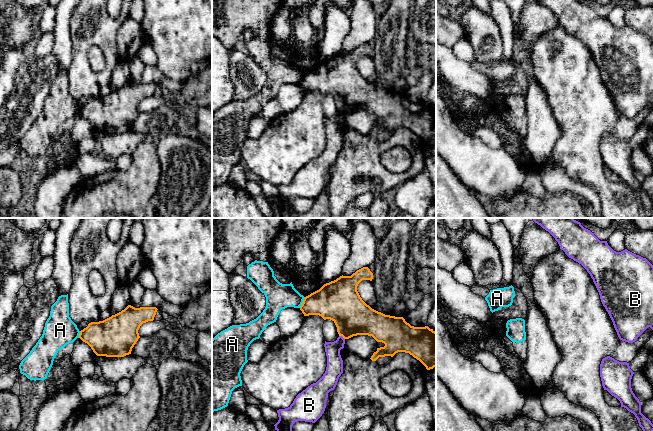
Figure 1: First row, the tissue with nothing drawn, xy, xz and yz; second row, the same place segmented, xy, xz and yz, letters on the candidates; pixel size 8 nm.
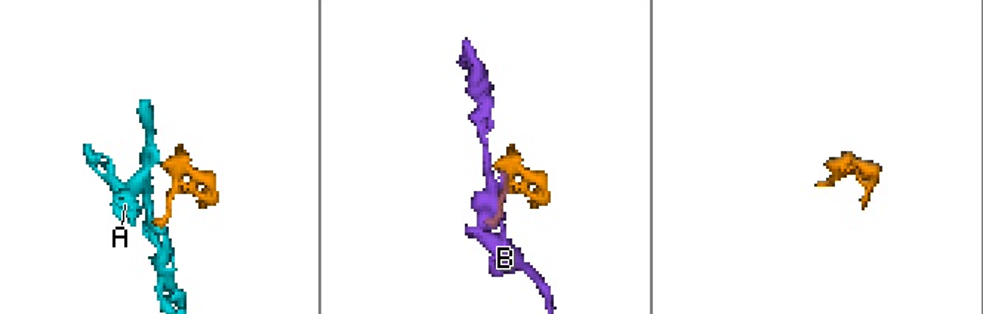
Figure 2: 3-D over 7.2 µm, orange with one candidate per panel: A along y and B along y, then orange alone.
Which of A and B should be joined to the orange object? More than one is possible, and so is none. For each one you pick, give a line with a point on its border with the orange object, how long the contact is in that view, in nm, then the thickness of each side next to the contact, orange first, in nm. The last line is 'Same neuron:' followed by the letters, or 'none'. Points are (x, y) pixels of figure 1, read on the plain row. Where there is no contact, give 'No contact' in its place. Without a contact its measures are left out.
Same neuron: none

